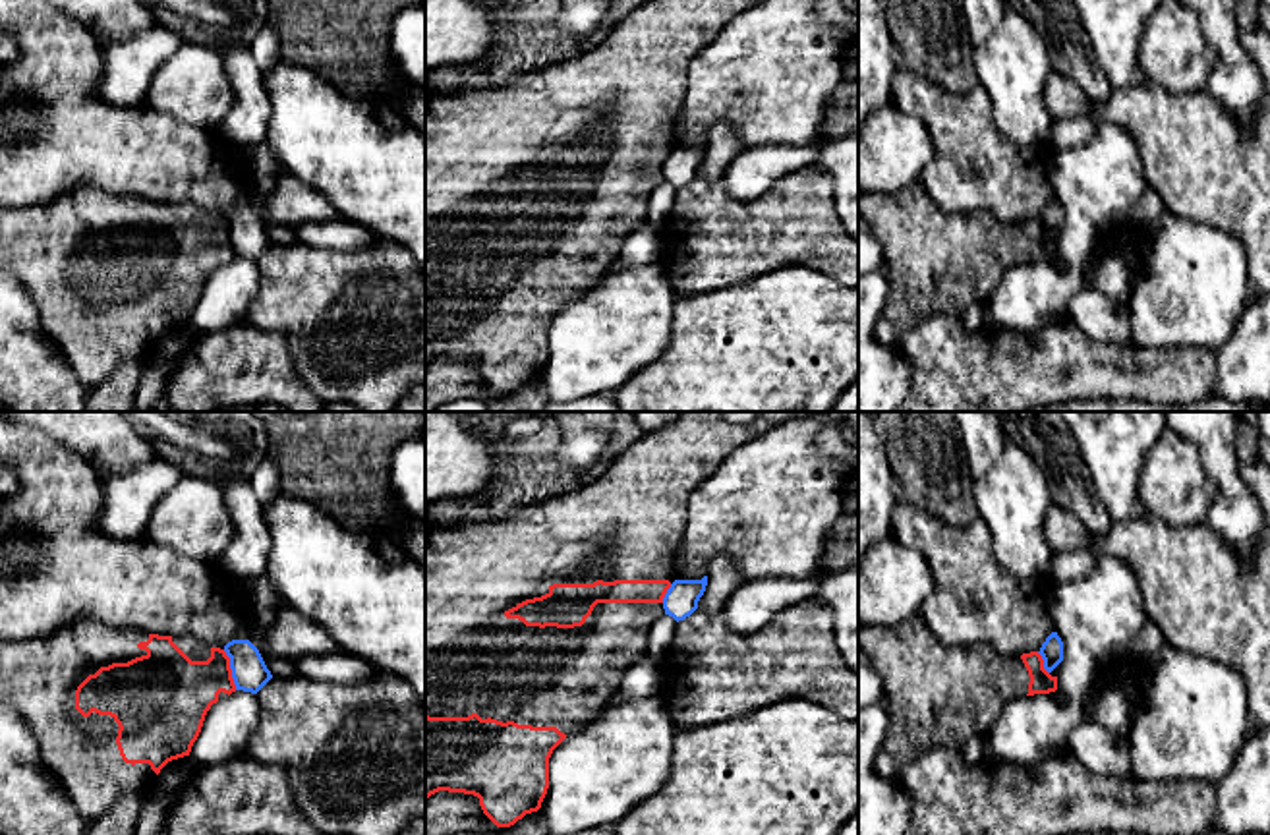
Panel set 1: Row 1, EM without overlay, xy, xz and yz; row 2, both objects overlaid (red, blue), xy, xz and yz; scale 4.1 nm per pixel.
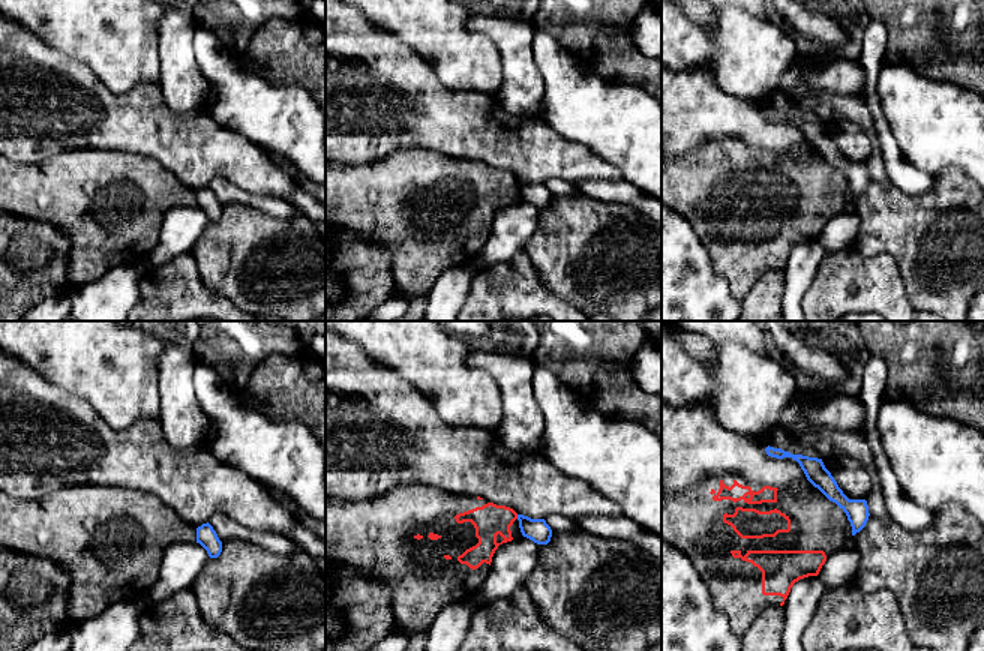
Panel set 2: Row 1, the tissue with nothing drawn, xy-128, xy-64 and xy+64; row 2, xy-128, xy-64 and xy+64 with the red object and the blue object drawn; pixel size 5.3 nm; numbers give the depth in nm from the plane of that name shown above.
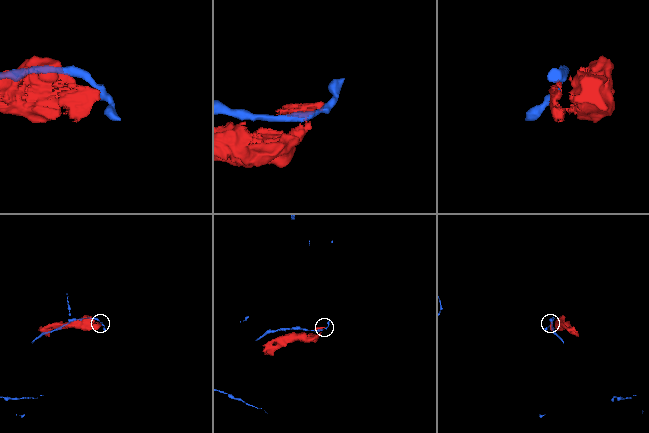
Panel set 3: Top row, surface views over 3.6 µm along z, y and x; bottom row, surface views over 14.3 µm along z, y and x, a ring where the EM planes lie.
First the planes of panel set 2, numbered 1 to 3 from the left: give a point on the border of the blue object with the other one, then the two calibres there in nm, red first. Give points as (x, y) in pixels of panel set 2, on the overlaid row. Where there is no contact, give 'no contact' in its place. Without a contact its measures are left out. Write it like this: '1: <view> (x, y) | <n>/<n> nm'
1: no contact
2: xy-64 (516, 516) | 170/120 nm
3: no contact

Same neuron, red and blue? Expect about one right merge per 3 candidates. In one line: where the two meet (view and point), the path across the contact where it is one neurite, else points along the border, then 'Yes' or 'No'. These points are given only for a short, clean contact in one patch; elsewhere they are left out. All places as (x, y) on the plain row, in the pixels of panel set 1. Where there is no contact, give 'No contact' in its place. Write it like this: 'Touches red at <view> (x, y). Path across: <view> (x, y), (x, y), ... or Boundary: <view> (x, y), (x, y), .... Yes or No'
Touches red at xy (230, 236). Boundary: xy (223, 217), (229, 225), (236, 256). No

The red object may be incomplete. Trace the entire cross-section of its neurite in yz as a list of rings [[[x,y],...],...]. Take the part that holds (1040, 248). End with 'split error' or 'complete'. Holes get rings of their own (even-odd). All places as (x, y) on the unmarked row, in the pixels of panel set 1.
[[[920,180],[893,193],[860,193],[858,216],[872,228],[883,253],[889,296],[876,338],[891,350],[928,317],[963,317],[972,303],[986,305],[1011,267],[1057,257],[1057,244],[1044,236],[1038,218],[1003,226],[990,213],[947,213],[928,197]]]; split error

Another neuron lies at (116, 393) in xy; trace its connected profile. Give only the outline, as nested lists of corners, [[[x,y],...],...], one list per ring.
[[[143,360],[120,363],[102,383],[89,389],[85,412],[137,412],[135,394]]]

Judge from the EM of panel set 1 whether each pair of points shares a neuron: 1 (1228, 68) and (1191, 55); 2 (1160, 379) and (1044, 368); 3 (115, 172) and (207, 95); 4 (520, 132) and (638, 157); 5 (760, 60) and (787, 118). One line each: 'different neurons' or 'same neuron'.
1: different neurons
2: same neuron
3: different neurons
4: same neuron
5: same neuron

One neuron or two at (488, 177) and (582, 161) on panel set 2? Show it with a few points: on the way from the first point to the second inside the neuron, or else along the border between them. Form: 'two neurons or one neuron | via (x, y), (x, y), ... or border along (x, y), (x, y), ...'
two neurons | border along (480, 161), (509, 170), (518, 177)

